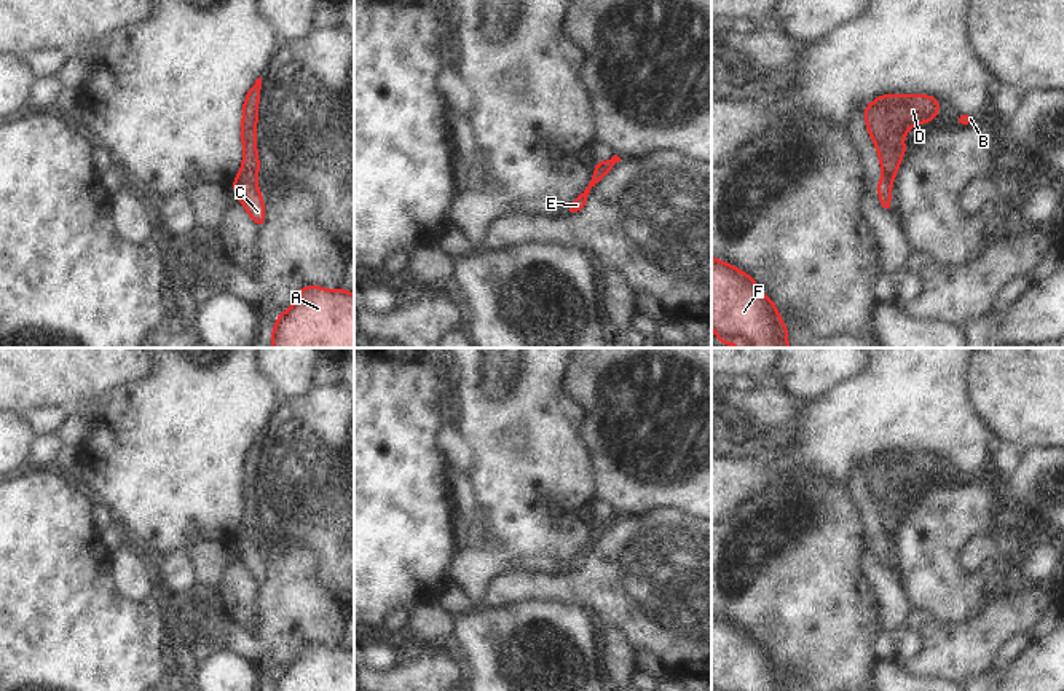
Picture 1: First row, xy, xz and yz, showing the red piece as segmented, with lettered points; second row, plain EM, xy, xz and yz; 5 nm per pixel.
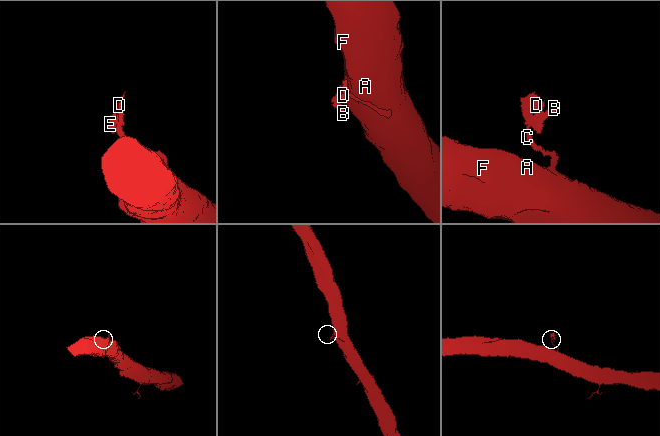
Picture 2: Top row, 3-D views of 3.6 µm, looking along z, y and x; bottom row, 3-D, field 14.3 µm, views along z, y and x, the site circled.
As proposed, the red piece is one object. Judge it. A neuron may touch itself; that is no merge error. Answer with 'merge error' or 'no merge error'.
merge error

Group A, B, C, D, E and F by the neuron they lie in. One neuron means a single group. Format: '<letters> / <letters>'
A C F / B D E

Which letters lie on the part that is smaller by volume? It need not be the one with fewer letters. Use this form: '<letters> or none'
B, D, E

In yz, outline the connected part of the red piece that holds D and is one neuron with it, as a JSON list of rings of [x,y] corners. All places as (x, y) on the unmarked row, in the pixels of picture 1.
[[[884,452],[863,468],[879,520],[890,536],[895,536],[906,509],[903,495],[912,484],[932,479],[938,469],[938,456],[925,452]]]

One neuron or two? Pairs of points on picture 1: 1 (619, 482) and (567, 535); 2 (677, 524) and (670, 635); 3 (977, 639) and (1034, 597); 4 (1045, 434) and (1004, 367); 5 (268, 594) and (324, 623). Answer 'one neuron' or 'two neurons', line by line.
1: two neurons
2: one neuron
3: one neuron
4: one neuron
5: one neuron

